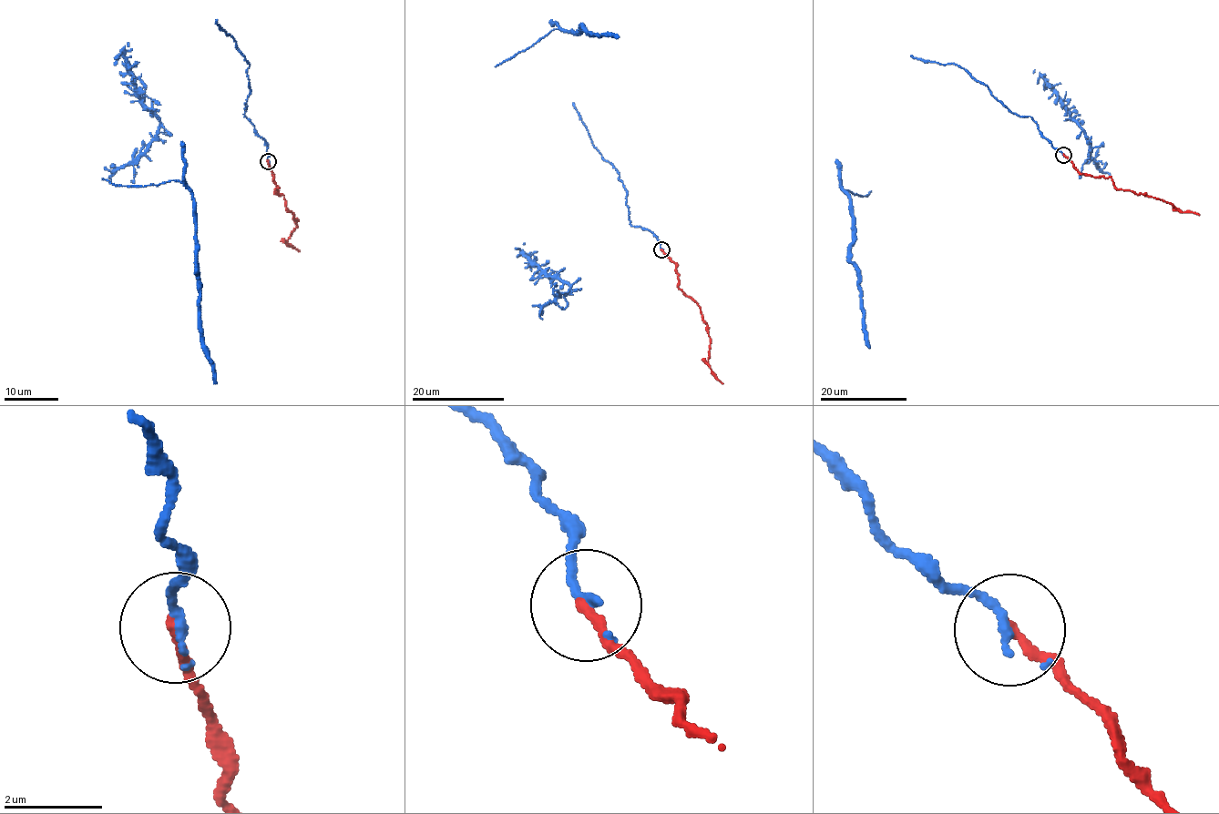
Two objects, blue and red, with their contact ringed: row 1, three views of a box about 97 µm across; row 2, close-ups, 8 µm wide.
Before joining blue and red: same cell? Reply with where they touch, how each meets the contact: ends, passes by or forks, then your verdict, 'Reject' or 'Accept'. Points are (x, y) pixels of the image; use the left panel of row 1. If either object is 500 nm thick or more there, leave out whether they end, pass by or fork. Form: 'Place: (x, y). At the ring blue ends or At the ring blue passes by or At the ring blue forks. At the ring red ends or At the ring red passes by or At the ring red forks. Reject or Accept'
Place: (268, 161). At the ring blue passes by. At the ring red ends. Accept

